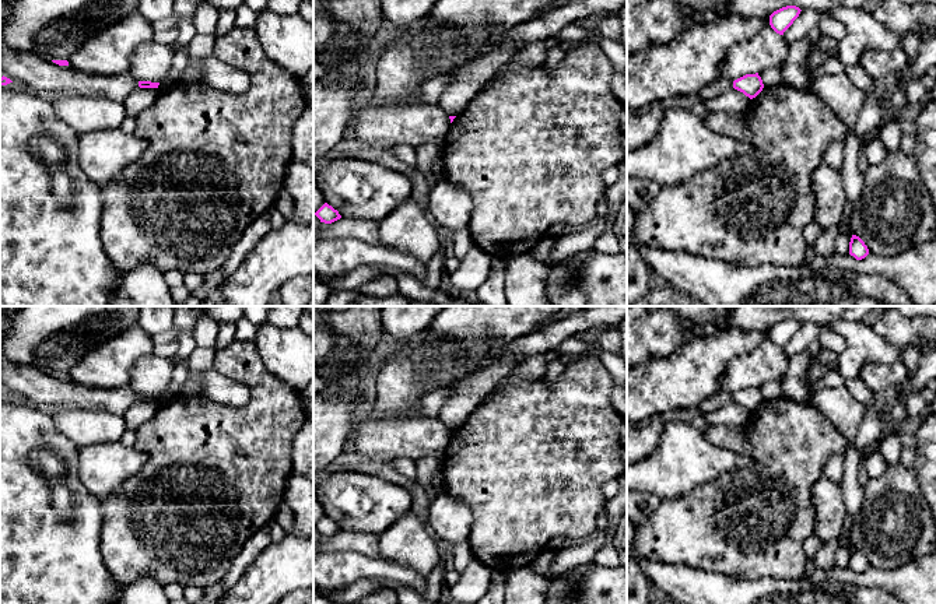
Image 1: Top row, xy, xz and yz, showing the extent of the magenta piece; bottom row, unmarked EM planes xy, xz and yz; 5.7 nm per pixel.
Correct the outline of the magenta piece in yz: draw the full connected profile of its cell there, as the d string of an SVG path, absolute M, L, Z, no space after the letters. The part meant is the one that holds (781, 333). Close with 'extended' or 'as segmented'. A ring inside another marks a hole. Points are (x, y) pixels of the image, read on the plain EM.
M786 319L770 329L770 338L771 341L783 348L783 345L793 337L793 334L799 330L800 322L796 319Z; as segmented

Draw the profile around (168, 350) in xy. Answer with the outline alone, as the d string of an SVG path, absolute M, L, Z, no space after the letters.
M178 343L155 344L153 348L153 355L172 359L178 351L178 347Z

